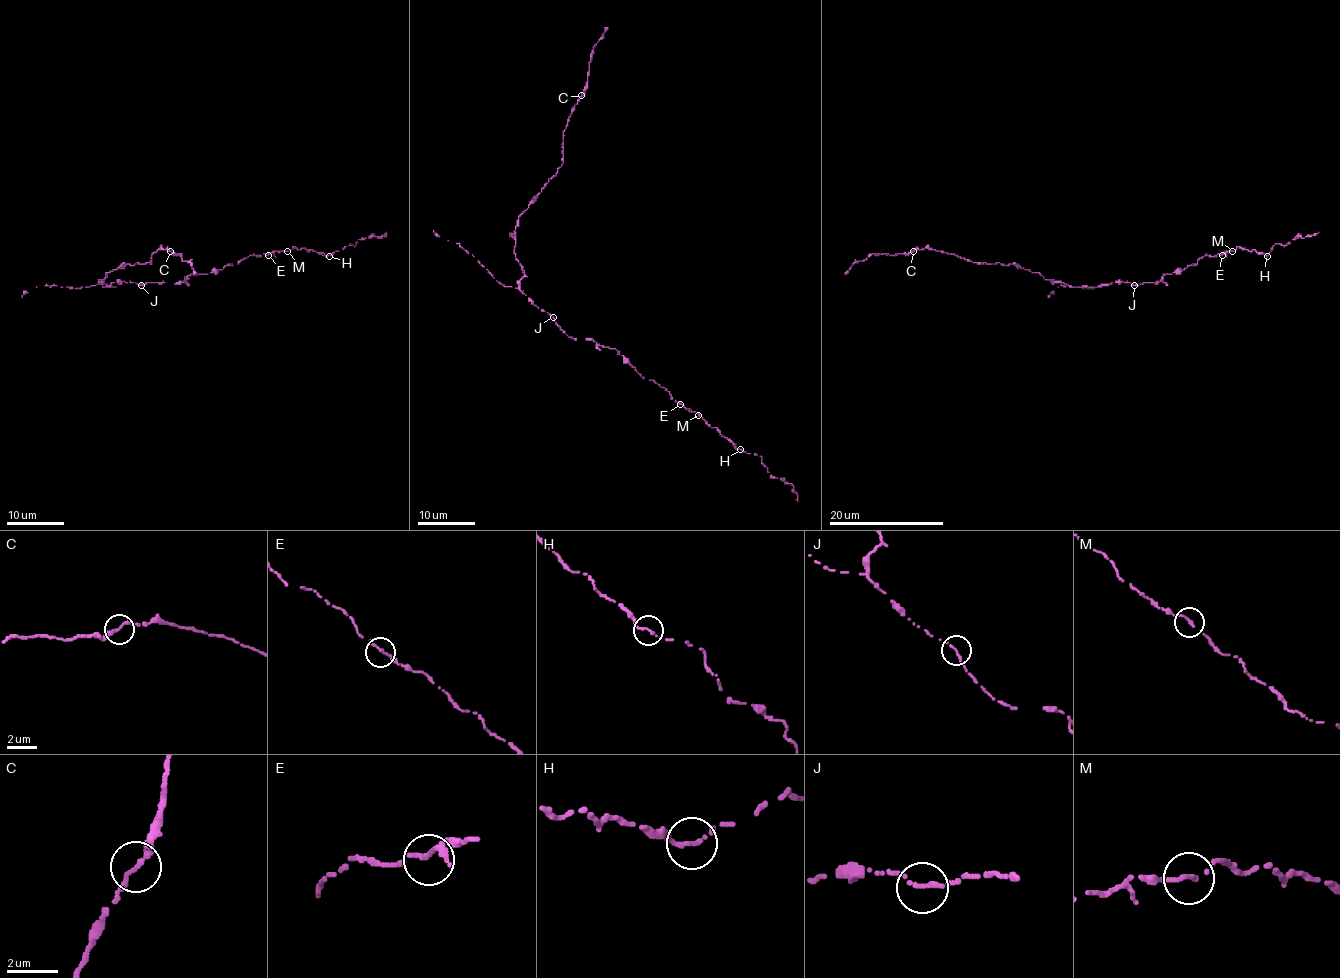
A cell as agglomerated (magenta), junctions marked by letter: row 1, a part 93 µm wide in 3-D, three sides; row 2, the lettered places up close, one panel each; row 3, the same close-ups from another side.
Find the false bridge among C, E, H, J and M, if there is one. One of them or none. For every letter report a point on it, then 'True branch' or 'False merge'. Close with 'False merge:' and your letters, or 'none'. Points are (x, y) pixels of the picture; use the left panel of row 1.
C: Place: (170, 251). True branch
E: Place: (268, 255). True branch
H: Place: (329, 256). True branch
J: Place: (141, 285). True branch
M: Place: (287, 251). True branch
False merge: none

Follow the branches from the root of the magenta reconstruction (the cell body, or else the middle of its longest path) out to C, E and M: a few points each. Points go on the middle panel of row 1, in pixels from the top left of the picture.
C: (553, 317), (520, 289), (524, 271), (516, 258), (514, 230), (518, 217), (562, 166), (563, 131), (582, 95)
E: (553, 317), (569, 337), (592, 338), (599, 345), (615, 348), (644, 379), (664, 387), (680, 404)
M: (553, 317), (569, 337), (592, 338), (599, 345), (615, 348), (644, 379), (655, 381), (672, 399), (698, 415)

